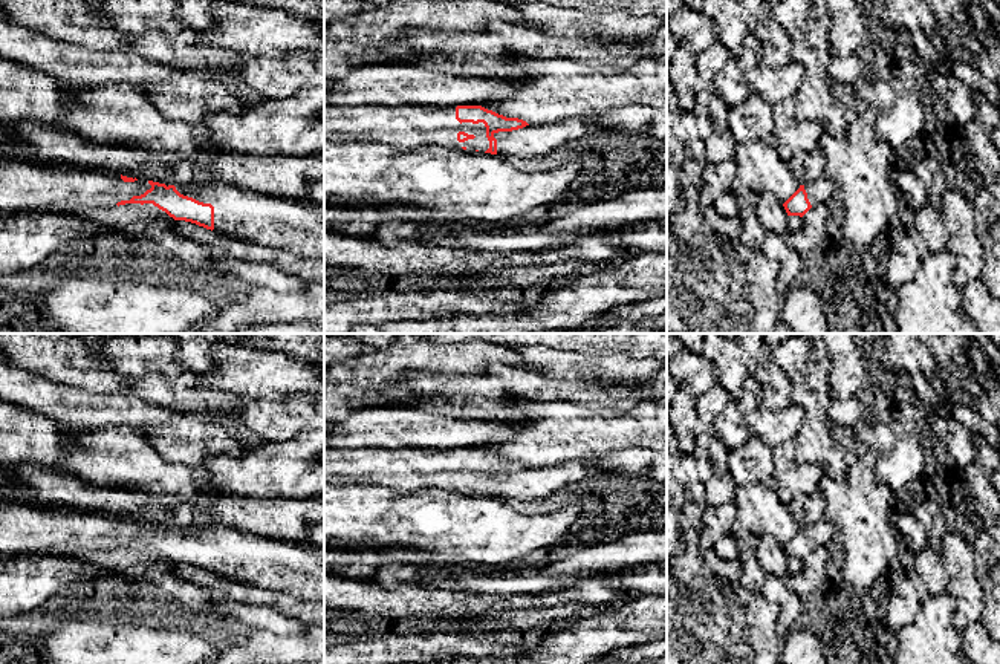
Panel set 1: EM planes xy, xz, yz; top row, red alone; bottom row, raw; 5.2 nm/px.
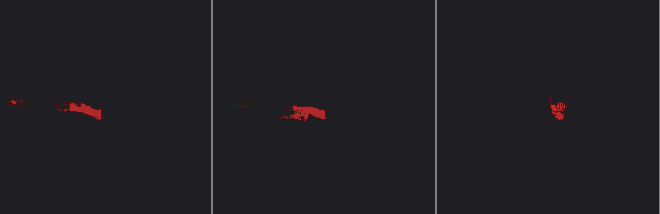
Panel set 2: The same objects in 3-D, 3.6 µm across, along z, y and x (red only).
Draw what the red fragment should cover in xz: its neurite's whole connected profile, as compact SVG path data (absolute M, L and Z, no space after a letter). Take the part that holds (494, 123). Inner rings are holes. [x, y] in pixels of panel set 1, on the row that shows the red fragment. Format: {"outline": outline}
{"outline": "M324 106L324 141L382 142L405 148L439 144L485 151L506 161L547 155L599 132L584 116L529 125L482 106Z"}

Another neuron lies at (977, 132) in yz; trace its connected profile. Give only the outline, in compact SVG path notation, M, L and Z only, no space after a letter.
M974 92L977 113L965 125L965 142L983 187L991 193L992 203L988 219L1000 219L1000 151L991 141L991 133L1000 118L998 106Z

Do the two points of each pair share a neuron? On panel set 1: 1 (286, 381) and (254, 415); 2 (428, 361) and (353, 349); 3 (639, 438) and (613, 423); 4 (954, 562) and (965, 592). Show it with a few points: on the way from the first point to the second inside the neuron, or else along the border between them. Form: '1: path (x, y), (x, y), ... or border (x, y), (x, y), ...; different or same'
1: border (239, 395), (266, 398), (303, 397); different
2: border (373, 349), (340, 361); different
3: path (633, 433), (620, 429); same
4: path (961, 569), (962, 585); same

